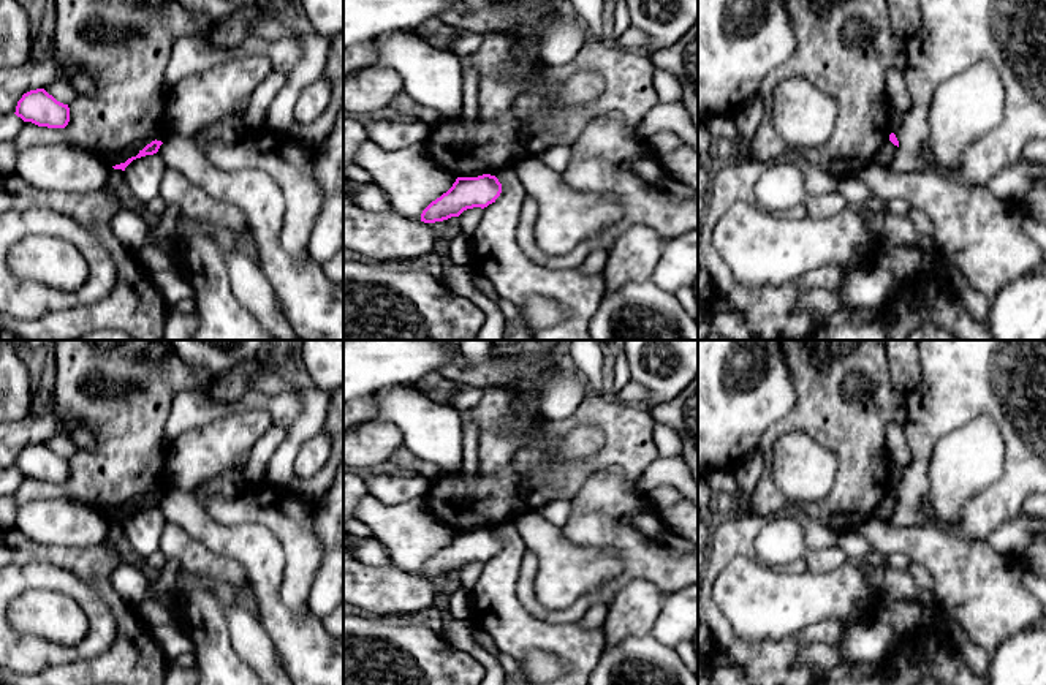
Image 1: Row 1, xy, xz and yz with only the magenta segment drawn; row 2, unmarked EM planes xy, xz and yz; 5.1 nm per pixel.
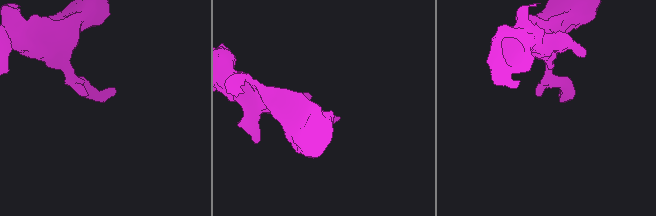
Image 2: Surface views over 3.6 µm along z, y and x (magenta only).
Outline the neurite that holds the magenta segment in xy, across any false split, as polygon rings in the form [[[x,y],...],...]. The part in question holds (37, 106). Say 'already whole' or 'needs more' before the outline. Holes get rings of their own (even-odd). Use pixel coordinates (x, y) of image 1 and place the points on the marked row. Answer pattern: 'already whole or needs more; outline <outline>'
already whole; outline [[[44,89],[24,93],[14,114],[24,122],[47,128],[65,128],[70,122],[68,104],[57,101]]]

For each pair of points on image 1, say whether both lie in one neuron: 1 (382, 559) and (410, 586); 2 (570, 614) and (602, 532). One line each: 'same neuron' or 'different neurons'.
1: different neurons
2: same neuron

